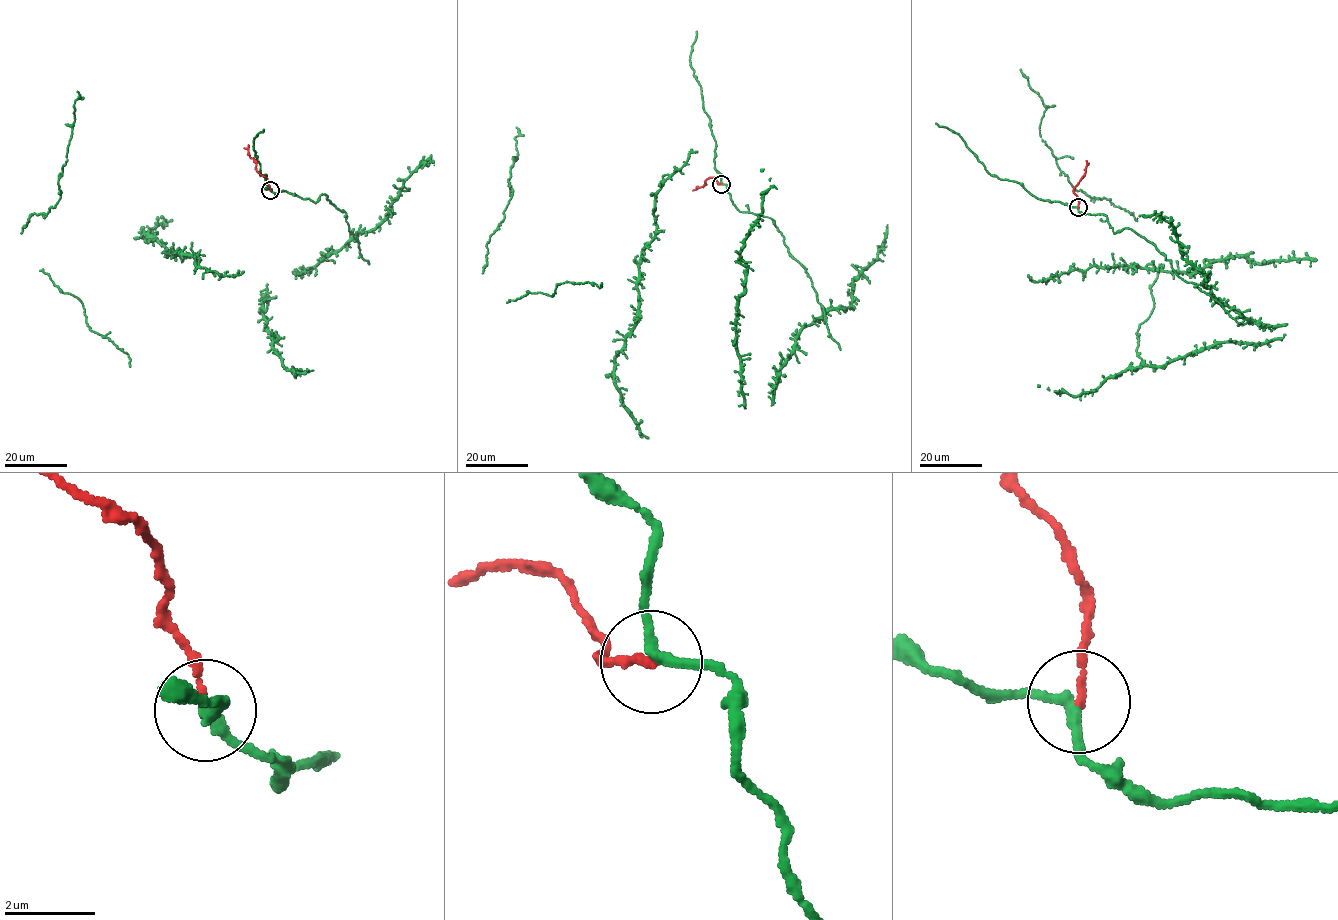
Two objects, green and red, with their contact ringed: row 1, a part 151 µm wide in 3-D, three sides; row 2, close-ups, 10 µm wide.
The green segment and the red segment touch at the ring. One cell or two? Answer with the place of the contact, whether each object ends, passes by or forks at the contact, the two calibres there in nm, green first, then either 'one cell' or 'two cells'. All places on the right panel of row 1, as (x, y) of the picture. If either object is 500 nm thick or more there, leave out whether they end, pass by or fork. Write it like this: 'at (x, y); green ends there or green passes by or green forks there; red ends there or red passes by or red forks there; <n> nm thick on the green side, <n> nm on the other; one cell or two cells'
at (1078, 207); green passes by; red ends there; 220 nm thick on the green side, 140 nm on the other; two cells

